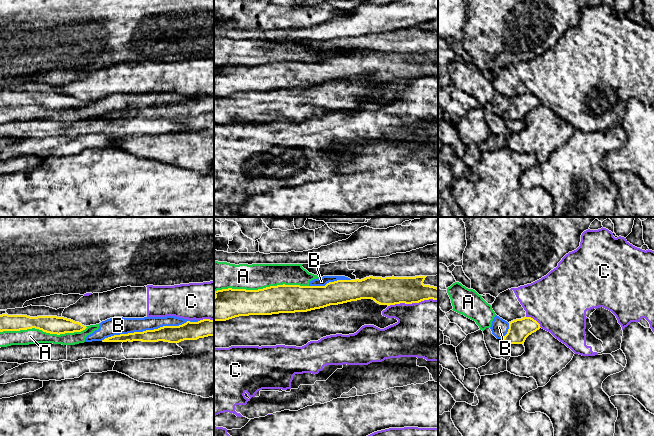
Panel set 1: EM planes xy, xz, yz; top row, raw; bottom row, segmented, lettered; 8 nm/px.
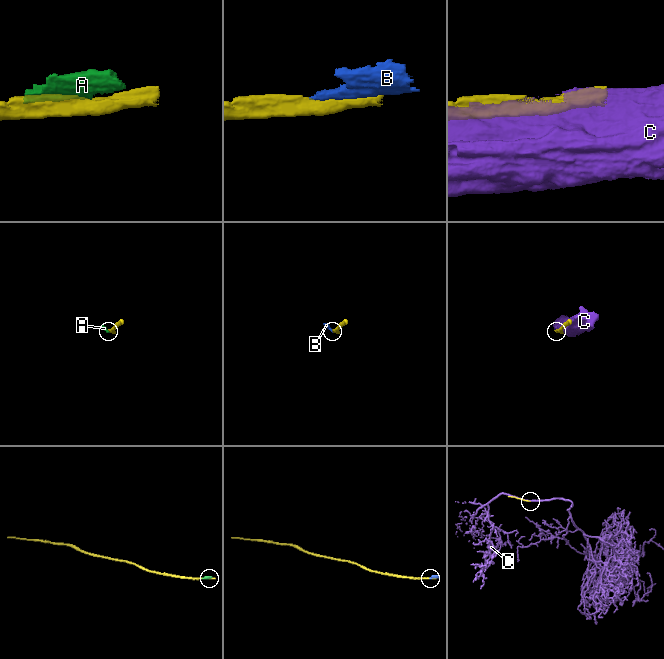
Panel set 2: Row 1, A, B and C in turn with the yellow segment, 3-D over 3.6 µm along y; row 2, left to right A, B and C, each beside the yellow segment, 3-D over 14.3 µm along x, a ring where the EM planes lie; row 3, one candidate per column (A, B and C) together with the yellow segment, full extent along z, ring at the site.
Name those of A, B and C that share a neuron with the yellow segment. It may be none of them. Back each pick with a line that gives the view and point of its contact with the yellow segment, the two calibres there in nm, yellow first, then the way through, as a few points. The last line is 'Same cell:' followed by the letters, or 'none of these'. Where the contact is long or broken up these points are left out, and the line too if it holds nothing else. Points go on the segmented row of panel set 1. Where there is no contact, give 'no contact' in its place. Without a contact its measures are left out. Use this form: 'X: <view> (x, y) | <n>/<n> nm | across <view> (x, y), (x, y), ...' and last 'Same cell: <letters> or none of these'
Same cell: none of these

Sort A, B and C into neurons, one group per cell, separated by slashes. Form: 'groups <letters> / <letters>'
groups A B / C

